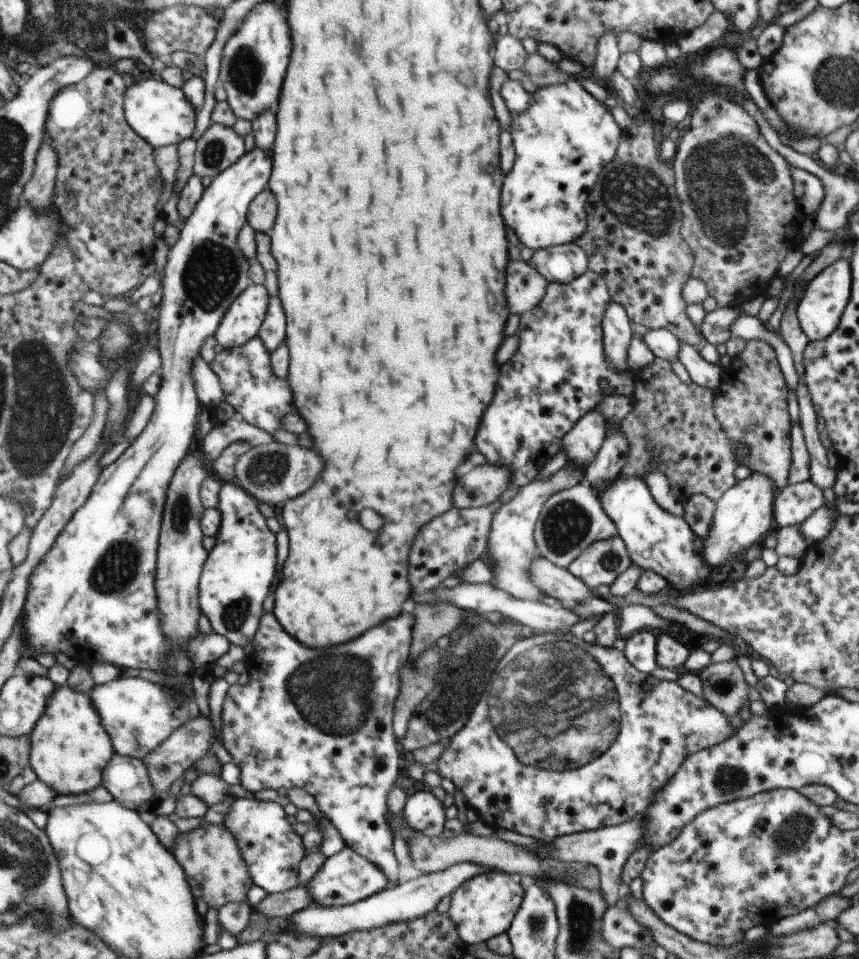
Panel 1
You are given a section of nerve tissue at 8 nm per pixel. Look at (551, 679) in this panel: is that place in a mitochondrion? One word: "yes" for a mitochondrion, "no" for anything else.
yes

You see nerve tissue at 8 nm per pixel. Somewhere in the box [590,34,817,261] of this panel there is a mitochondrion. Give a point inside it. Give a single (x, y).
(719, 177)

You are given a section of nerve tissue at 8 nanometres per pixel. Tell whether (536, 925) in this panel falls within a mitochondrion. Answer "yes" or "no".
yes

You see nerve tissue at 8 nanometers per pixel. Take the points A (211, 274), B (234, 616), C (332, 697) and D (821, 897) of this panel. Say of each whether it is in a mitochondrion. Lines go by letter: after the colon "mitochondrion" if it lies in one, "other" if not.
A: mitochondrion
B: mitochondrion
C: mitochondrion
D: other

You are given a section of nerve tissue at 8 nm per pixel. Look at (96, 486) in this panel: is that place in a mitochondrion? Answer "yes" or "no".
no

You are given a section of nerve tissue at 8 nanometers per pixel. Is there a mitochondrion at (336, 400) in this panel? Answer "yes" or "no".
no

